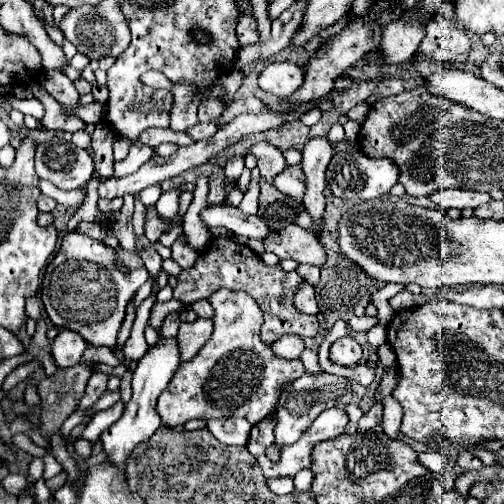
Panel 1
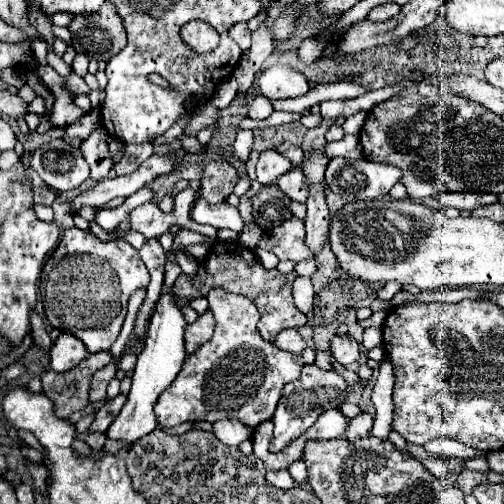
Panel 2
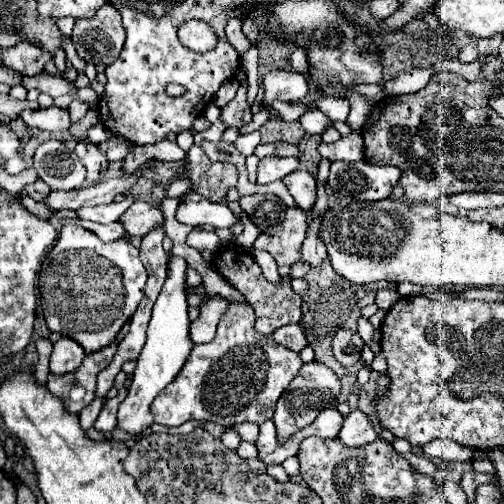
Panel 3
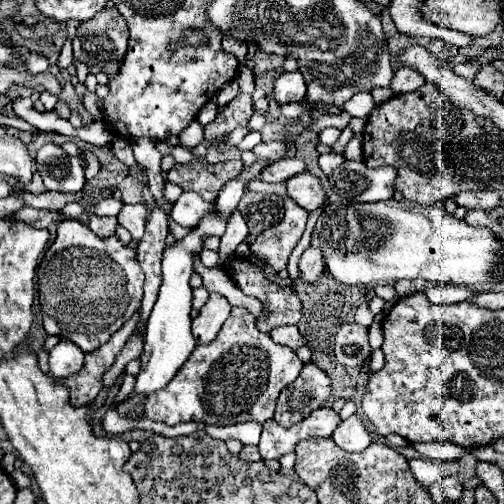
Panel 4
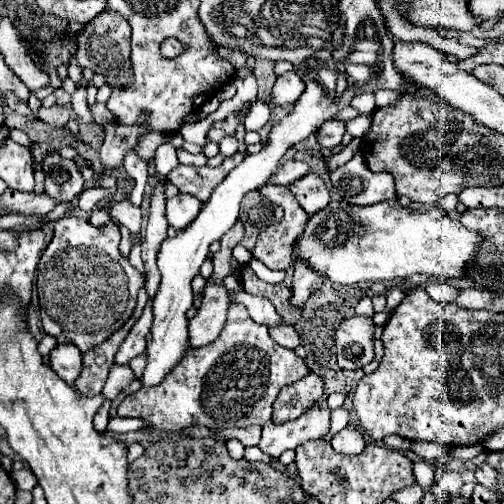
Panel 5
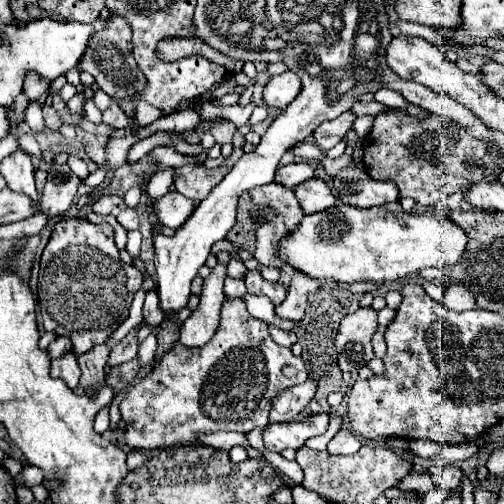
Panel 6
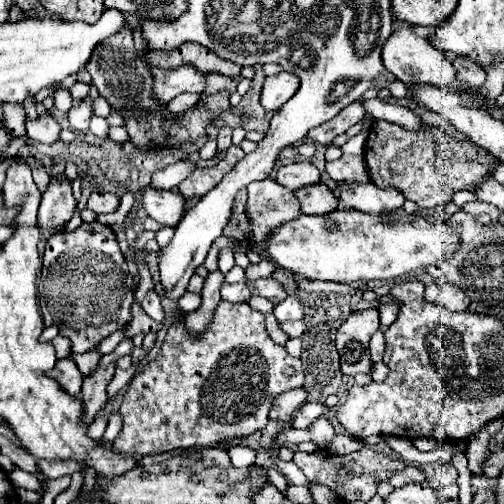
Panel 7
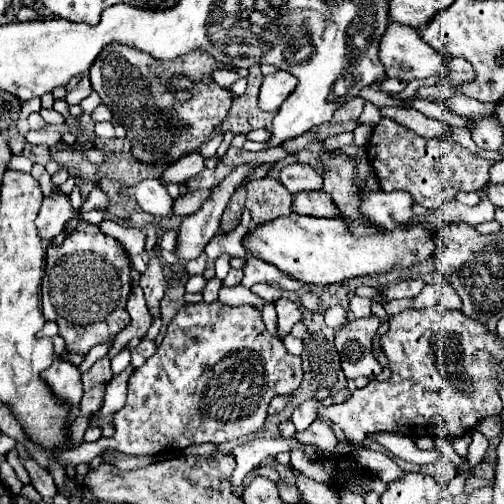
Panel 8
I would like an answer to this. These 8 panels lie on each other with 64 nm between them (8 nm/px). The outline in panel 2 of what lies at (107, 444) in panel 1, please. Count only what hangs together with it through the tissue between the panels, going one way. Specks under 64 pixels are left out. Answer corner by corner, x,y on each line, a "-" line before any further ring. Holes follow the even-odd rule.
168,290
160,296
154,316
150,320
150,328
148,328
148,338
144,342
144,350
138,354
138,362
132,374
132,390
128,394
126,404
122,406
118,418
112,422
112,426
108,428
106,436
114,438
114,440
124,440
128,444
136,442
138,438
150,434
152,430
158,428
156,416
154,416
154,404
158,400
158,396
172,384
172,380
176,378
176,374
180,372
184,360
186,360
186,346
184,346
184,332
186,332
186,320
182,314
182,308
178,306
178,296
174,294
174,290

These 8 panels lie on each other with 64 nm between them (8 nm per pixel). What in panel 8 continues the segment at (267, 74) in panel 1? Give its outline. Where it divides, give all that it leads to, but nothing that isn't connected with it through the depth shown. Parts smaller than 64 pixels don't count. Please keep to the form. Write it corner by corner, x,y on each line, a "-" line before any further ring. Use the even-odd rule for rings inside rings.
284,70
264,76
264,82
260,86
258,106
266,112
276,112
282,106
282,102
292,94
292,90
296,88
296,82
298,80

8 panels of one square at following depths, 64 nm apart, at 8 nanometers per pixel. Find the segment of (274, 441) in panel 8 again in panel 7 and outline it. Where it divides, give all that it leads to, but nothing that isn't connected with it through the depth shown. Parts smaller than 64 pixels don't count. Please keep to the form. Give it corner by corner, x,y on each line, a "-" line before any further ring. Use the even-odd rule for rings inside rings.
234,446
234,448
228,450
228,454
232,458
234,468
240,468
240,470
246,470
246,468
254,466
256,456
258,456
258,452
254,448
250,448
250,446

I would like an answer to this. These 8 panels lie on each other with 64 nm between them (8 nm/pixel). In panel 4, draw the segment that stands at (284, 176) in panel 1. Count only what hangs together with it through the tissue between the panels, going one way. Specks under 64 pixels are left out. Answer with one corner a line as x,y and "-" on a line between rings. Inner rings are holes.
302,172
300,176
292,176
292,180
288,180
286,184
288,194
306,210
306,212
314,212
318,208
322,208
328,202
328,196
320,184
320,180
312,174
312,172

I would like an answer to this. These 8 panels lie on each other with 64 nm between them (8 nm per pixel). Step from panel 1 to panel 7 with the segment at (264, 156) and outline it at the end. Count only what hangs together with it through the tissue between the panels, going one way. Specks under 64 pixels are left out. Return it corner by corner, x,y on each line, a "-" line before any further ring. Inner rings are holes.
308,160
304,162
294,162
288,166
282,166
278,170
276,180
286,186
288,190
298,190
304,186
312,186
320,182
320,172
316,166
312,166

